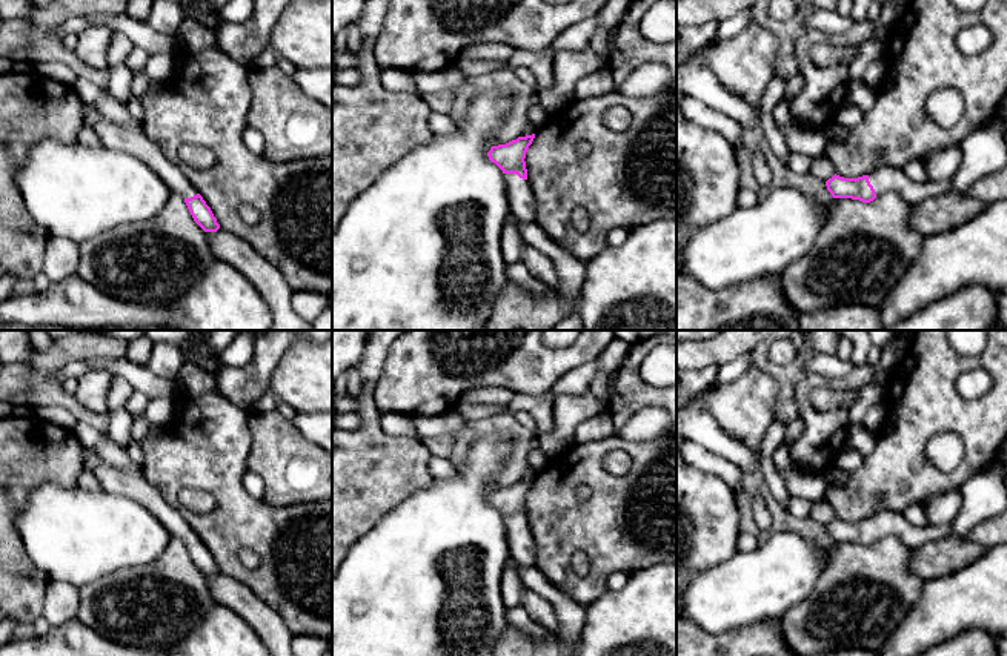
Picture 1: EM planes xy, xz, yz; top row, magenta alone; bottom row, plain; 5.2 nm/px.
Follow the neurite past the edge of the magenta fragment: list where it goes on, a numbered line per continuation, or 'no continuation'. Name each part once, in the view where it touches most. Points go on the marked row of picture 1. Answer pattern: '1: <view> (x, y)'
1: xz (518, 191)

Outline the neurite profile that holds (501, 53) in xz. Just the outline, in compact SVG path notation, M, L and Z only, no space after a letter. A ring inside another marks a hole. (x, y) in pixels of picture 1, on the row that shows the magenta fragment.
M480 43L470 45L463 51L467 58L509 63L515 48L507 43Z

